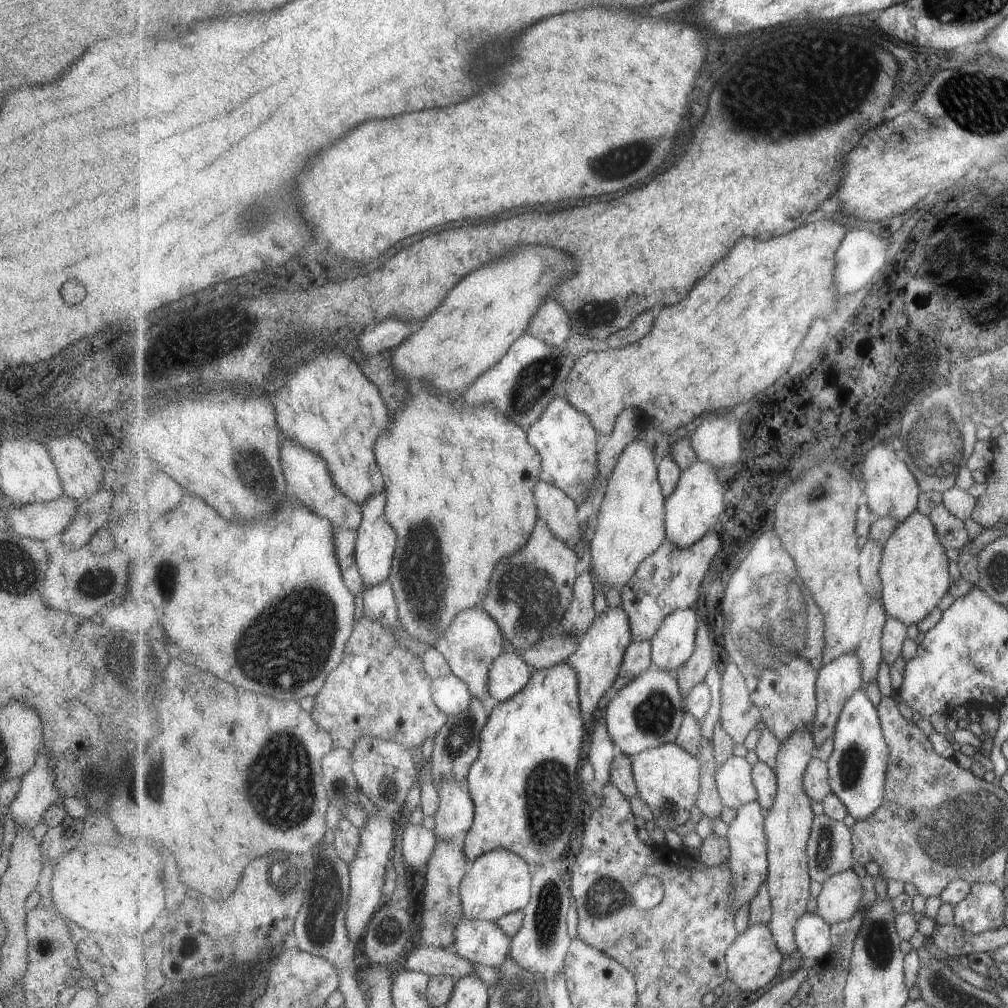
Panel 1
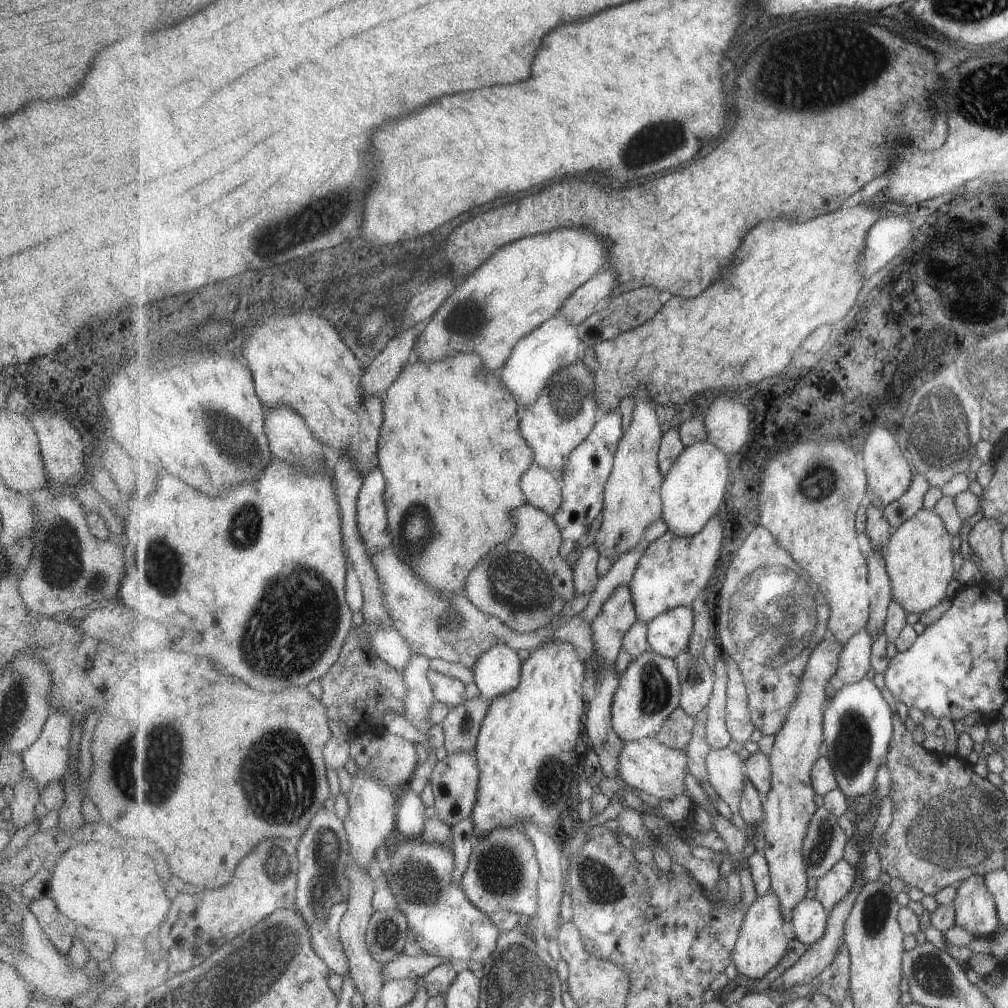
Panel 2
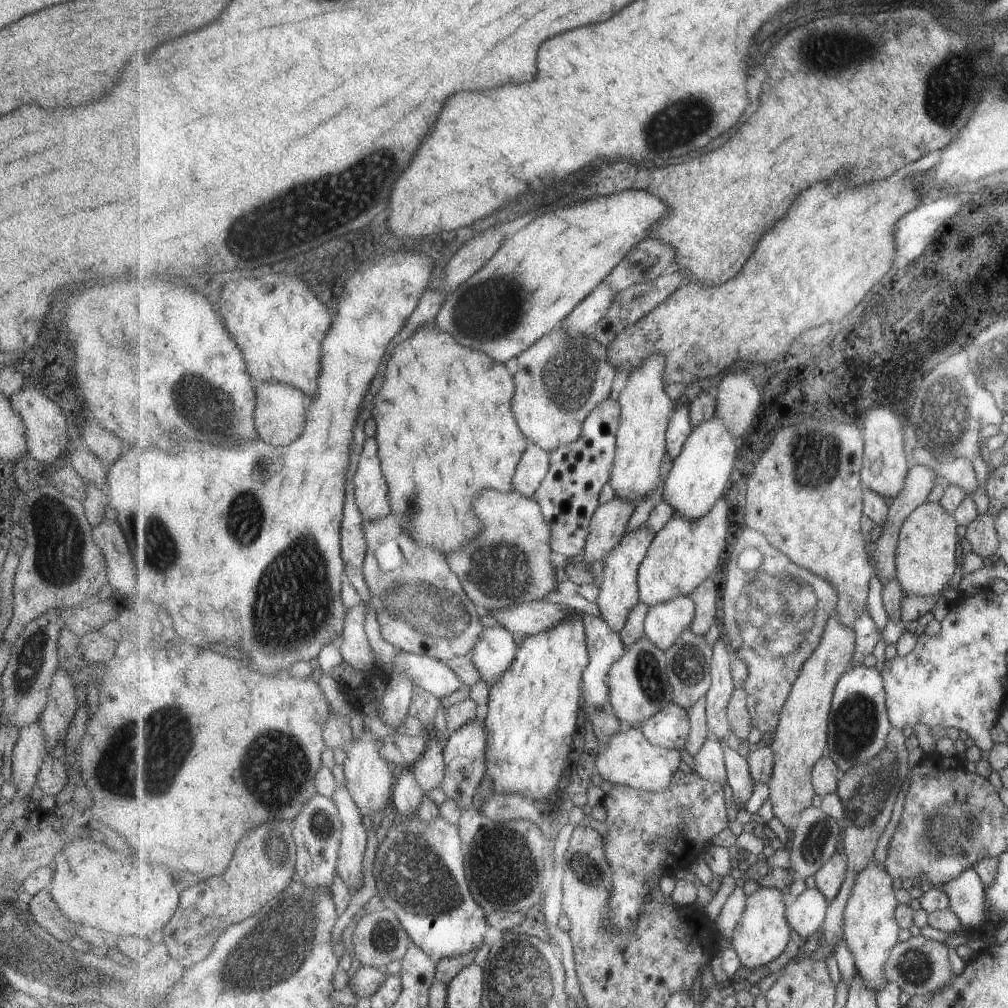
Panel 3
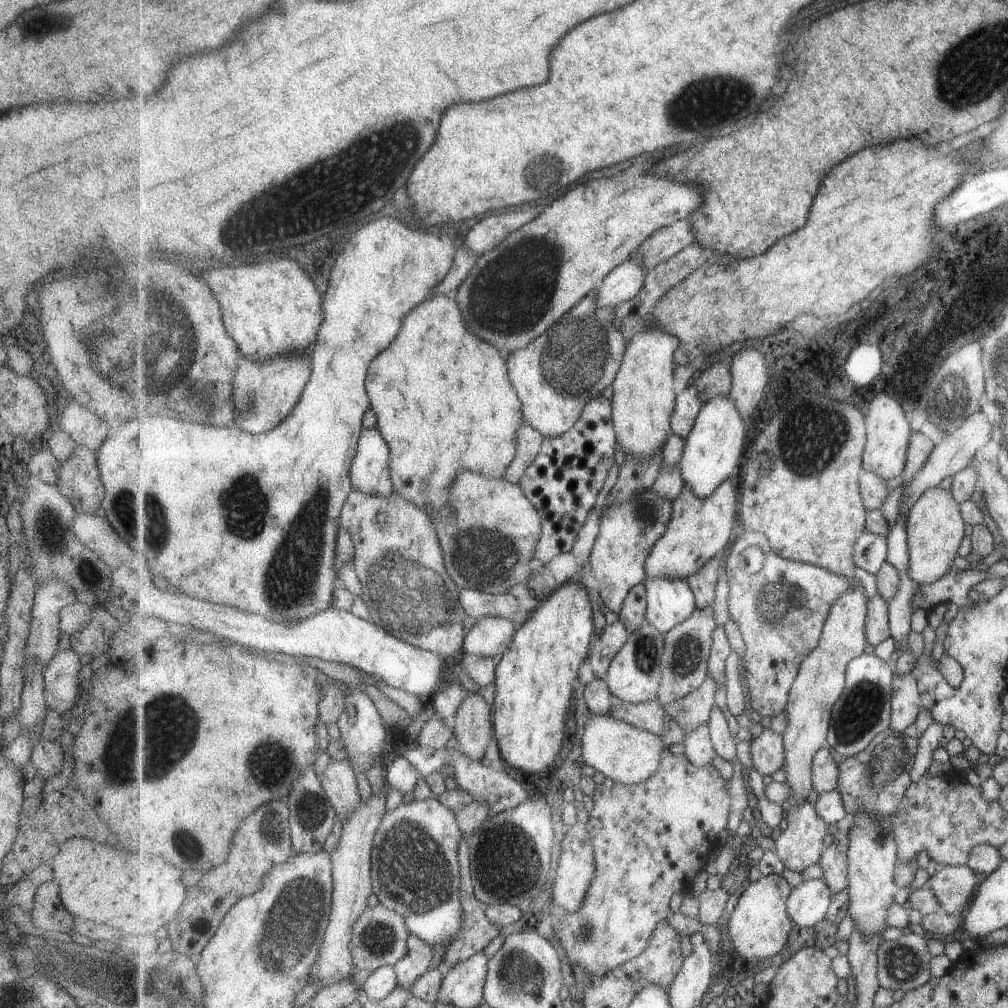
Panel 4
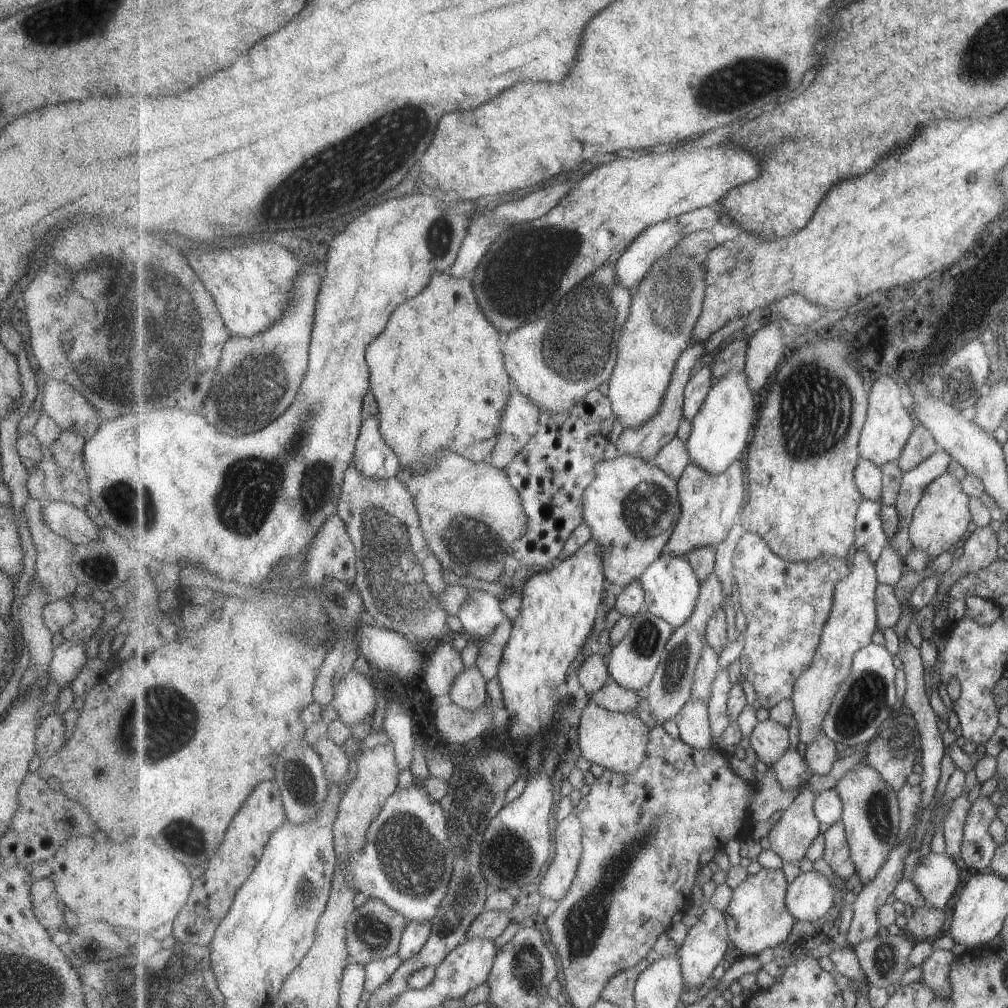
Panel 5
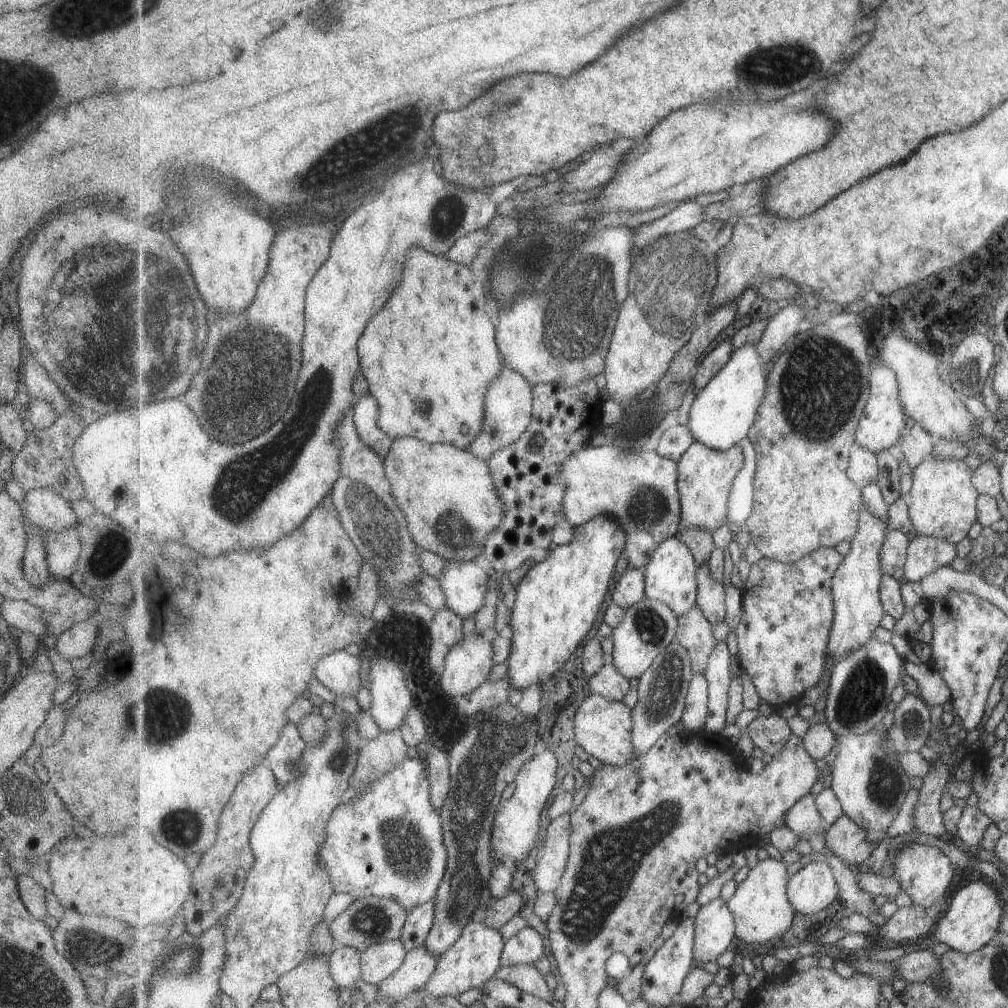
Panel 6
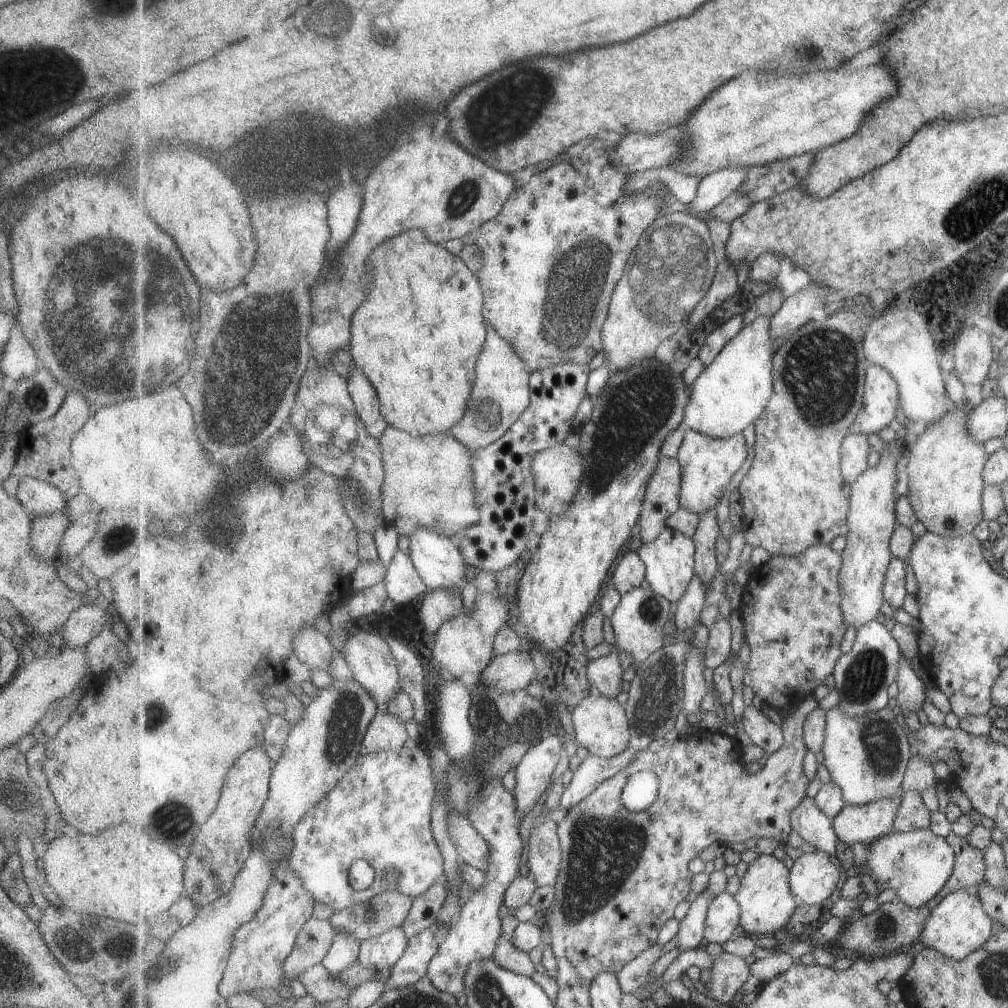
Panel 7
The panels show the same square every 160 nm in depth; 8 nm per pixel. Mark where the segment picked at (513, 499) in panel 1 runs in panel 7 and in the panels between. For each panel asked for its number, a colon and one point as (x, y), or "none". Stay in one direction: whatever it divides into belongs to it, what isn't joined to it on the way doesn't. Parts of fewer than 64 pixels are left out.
2: (452, 451)
3: (447, 431)
4: (451, 406)
5: (437, 389)
6: (430, 355)
7: (417, 337)

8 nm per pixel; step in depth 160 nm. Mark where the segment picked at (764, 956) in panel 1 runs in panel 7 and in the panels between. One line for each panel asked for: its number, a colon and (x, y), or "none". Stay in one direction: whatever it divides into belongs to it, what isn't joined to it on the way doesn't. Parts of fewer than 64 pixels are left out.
2: (764, 938)
3: (763, 933)
4: (760, 926)
5: (758, 917)
6: (762, 907)
7: (767, 901)

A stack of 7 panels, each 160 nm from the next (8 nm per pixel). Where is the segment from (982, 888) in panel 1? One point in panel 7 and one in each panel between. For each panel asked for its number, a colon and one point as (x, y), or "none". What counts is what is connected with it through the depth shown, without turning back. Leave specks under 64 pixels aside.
2: (974, 908)
3: (966, 894)
4: (952, 885)
5: (936, 876)
6: (924, 871)
7: (916, 864)

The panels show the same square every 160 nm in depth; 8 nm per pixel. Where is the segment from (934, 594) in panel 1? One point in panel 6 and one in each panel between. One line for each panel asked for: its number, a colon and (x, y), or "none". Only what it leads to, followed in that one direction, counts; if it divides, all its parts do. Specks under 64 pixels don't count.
2: (919, 557)
3: (925, 561)
4: (935, 527)
5: (940, 519)
6: (942, 501)

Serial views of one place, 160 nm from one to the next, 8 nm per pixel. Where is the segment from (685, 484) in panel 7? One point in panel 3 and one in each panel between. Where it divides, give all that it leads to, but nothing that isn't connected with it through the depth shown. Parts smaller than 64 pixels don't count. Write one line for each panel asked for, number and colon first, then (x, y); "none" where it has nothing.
3: (685, 553)
4: (700, 529)
5: (711, 504)
6: (706, 475)

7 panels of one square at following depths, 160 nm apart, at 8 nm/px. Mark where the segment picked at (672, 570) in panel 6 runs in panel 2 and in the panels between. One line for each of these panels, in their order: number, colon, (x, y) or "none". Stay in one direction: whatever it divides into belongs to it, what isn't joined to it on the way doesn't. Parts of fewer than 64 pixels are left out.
2: (669, 634)
3: (665, 623)
4: (671, 601)
5: (672, 588)

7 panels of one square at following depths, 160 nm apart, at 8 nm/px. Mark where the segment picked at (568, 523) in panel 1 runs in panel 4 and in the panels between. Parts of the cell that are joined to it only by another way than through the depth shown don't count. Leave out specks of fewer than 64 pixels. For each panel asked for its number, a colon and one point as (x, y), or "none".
2: (543, 488)
3: (532, 470)
4: (529, 440)

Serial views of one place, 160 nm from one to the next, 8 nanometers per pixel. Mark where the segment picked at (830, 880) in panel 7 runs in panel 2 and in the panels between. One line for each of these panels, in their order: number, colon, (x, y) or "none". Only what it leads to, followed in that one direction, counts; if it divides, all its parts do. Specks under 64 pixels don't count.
2: (809, 924)
3: (806, 913)
4: (808, 903)
5: (811, 895)
6: (812, 888)

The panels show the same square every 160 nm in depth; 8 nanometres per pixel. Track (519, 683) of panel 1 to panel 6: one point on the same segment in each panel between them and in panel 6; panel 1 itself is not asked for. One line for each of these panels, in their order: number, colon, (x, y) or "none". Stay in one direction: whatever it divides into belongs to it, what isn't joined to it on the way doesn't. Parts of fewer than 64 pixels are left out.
2: (499, 671)
3: (495, 653)
4: (491, 636)
5: (481, 613)
6: (465, 584)

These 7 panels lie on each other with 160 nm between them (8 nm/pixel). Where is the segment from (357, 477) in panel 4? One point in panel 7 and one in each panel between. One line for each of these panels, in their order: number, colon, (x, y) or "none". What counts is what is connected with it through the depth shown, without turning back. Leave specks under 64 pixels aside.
5: (375, 459)
6: (366, 412)
7: (365, 395)

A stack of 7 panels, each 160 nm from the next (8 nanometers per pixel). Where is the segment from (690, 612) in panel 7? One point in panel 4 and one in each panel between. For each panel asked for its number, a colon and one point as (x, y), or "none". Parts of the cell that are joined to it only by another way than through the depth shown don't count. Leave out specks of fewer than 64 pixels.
4: (694, 710)
5: (708, 668)
6: (695, 632)

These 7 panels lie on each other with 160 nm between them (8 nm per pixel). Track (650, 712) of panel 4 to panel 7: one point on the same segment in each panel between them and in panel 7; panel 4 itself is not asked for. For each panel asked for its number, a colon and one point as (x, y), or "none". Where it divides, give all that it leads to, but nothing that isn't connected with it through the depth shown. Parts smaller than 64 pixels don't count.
5: (613, 697)
6: (608, 682)
7: (606, 673)

